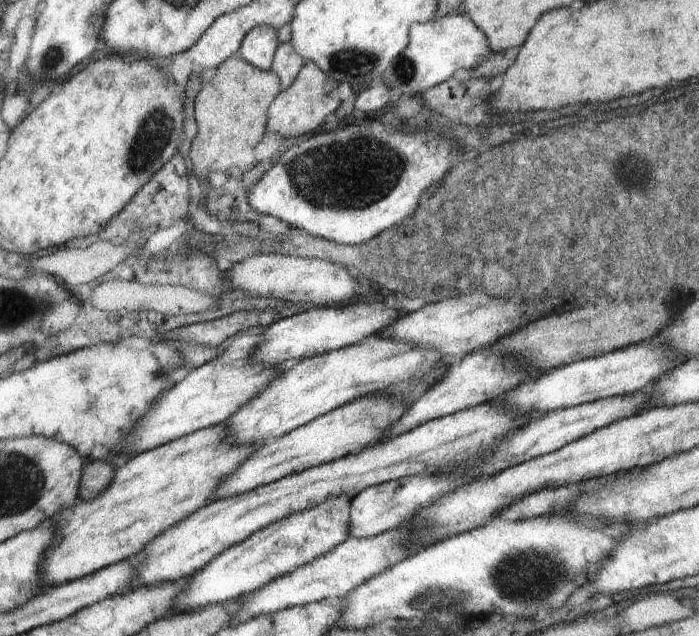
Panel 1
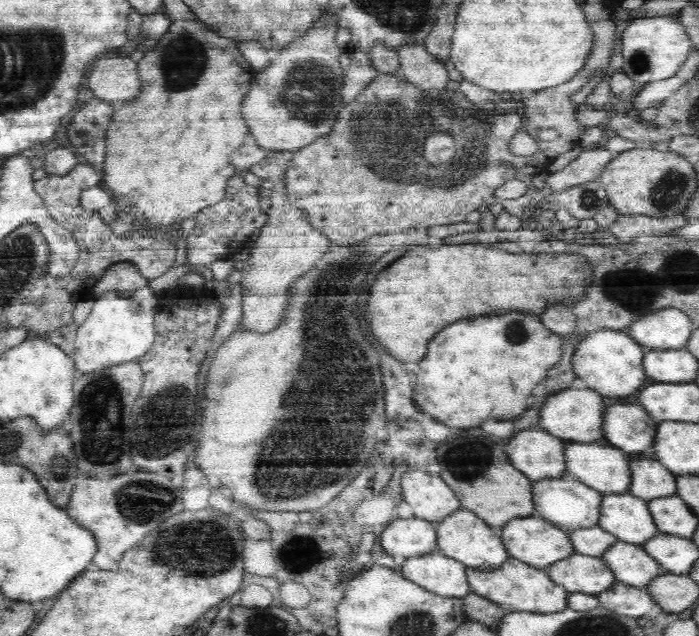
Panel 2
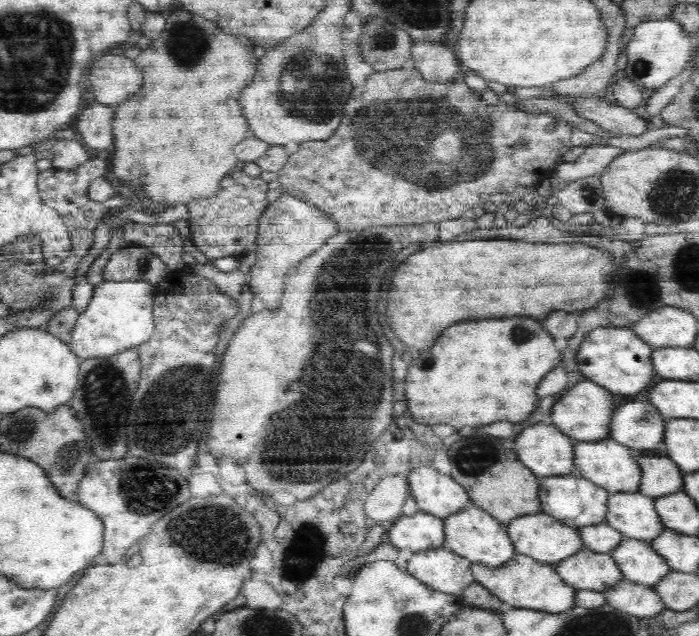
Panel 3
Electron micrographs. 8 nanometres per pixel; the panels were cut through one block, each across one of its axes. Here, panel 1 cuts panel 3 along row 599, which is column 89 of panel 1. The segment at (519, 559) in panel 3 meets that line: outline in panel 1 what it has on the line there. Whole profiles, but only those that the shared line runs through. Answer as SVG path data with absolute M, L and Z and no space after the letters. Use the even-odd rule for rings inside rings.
M224 424L197 430L169 443L138 453L128 462L116 467L110 486L94 500L78 501L74 508L68 508L52 518L58 524L58 540L50 547L46 564L42 568L42 582L46 586L61 585L98 570L140 555L148 544L152 544L162 532L174 528L178 522L186 520L194 512L214 501L214 492L222 488L234 474L238 466L244 464L262 444L234 444L230 442L230 432Z

